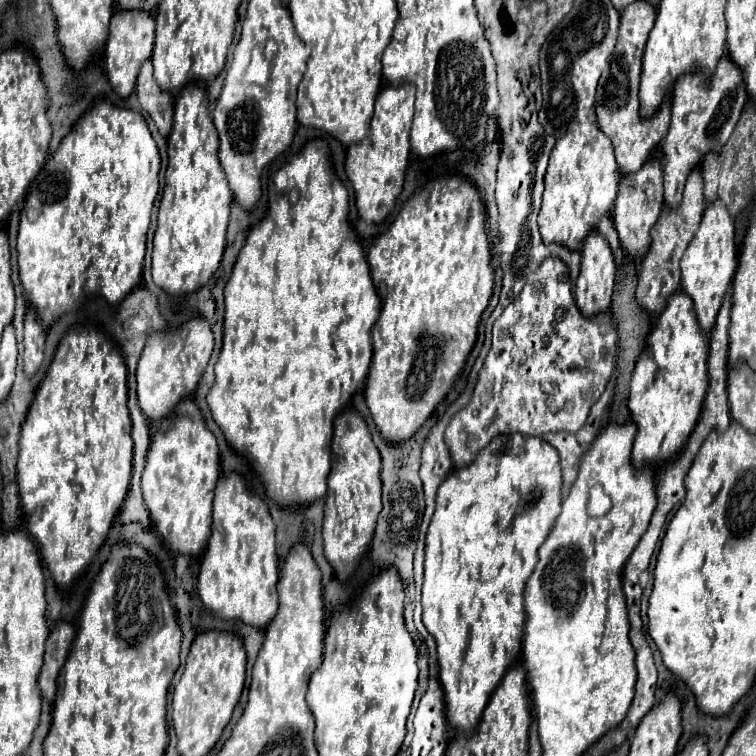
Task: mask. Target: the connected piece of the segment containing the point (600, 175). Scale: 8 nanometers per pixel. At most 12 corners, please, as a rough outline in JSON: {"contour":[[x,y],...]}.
{"contour":[[595,109],[556,140],[544,244],[578,250],[614,206],[620,172]]}

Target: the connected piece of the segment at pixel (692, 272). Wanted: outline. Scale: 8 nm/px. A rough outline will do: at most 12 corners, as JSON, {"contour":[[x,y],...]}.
{"contour":[[704,210],[682,258],[682,290],[710,334],[734,278],[734,222]]}

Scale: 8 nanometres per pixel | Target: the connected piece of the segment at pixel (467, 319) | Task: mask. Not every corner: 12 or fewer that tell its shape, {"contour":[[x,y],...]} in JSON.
{"contour":[[462,176],[368,248],[382,308],[366,404],[412,438],[462,374],[494,288]]}

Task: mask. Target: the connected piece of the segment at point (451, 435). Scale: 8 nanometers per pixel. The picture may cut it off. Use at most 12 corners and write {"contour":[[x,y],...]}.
{"contour":[[546,258],[494,324],[446,428],[468,466],[500,434],[576,432],[616,362]]}

